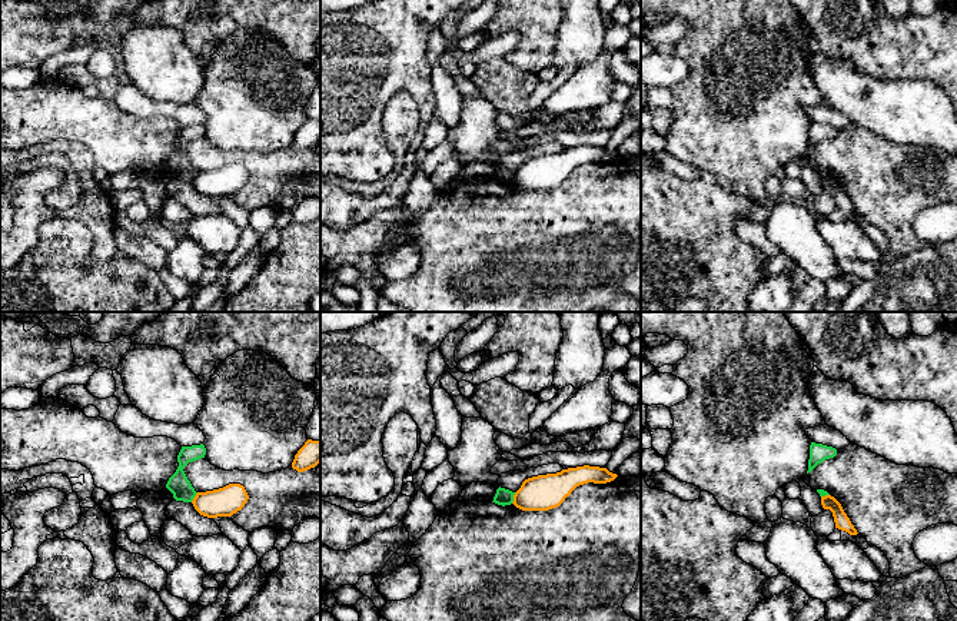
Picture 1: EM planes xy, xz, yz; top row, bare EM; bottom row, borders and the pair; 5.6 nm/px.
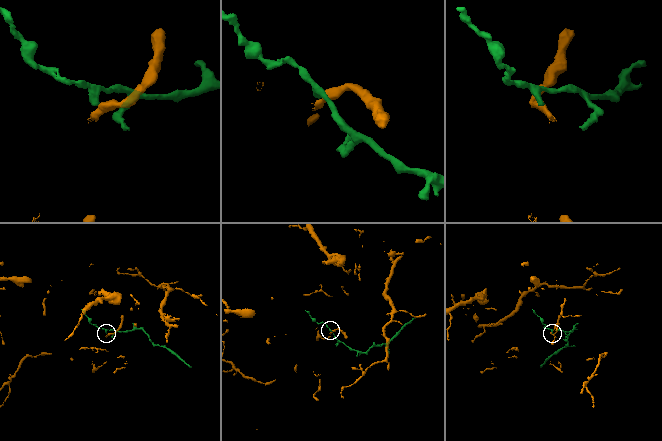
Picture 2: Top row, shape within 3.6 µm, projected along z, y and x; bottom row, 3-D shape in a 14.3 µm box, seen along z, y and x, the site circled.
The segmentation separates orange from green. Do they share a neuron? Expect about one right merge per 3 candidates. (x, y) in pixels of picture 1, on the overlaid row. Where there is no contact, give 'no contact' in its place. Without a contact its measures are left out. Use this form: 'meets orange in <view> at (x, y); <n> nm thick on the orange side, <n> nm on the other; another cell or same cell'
meets orange in xz at (514, 498); 200 nm thick on the orange side, 100 nm on the other; another cell

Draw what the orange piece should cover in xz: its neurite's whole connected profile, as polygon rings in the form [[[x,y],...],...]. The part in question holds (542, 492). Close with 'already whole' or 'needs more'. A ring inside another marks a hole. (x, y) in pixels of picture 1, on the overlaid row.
[[[576,466],[528,478],[514,495],[514,505],[522,511],[548,511],[559,507],[571,492],[584,484],[607,484],[617,474],[599,466]]]; already whole

